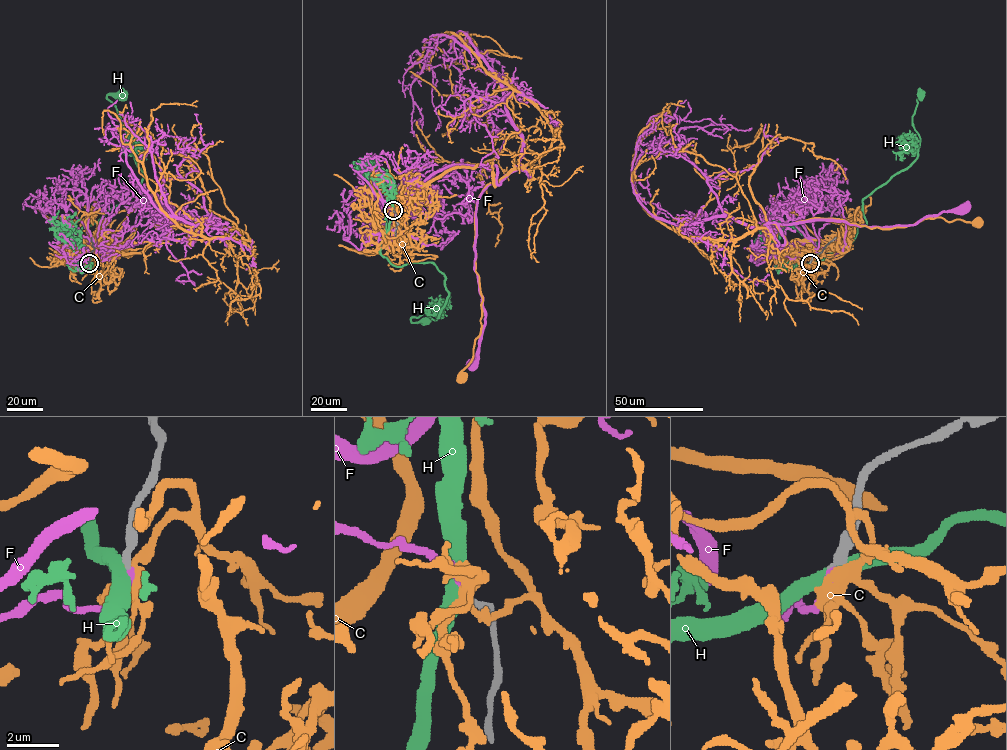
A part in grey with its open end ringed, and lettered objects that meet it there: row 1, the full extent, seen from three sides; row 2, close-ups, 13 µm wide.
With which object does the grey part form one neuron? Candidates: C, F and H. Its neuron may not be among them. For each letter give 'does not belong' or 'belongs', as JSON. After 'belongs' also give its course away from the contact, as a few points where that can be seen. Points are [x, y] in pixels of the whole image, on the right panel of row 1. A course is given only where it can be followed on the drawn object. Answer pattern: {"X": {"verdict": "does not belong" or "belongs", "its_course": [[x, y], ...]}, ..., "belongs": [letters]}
{"C": {"verdict": "does not belong"}, "F": {"verdict": "belongs", "its_course": [[810, 263], [791, 253], [806, 240], [779, 248], [765, 224], [783, 244], [779, 224], [907, 226], [964, 207]]}, "H": {"verdict": "does not belong"}, "belongs": ["F"]}

